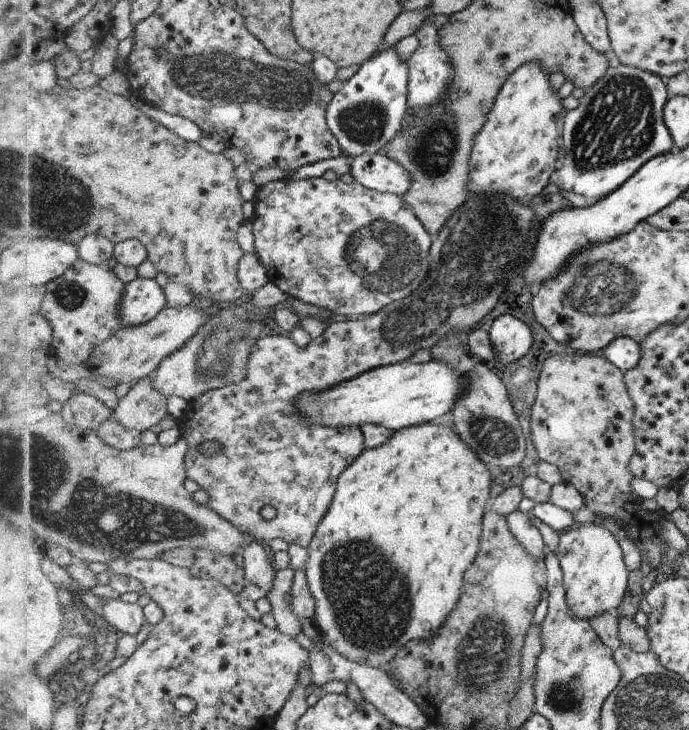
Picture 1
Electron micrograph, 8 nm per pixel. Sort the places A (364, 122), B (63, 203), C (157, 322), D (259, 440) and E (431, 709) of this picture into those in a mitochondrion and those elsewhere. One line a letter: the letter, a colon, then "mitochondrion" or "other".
A: mitochondrion
B: mitochondrion
C: other
D: other
E: other

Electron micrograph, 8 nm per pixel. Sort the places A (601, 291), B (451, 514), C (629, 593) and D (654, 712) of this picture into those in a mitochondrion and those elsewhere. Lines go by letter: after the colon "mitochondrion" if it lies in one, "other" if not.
A: mitochondrion
B: other
C: other
D: mitochondrion

